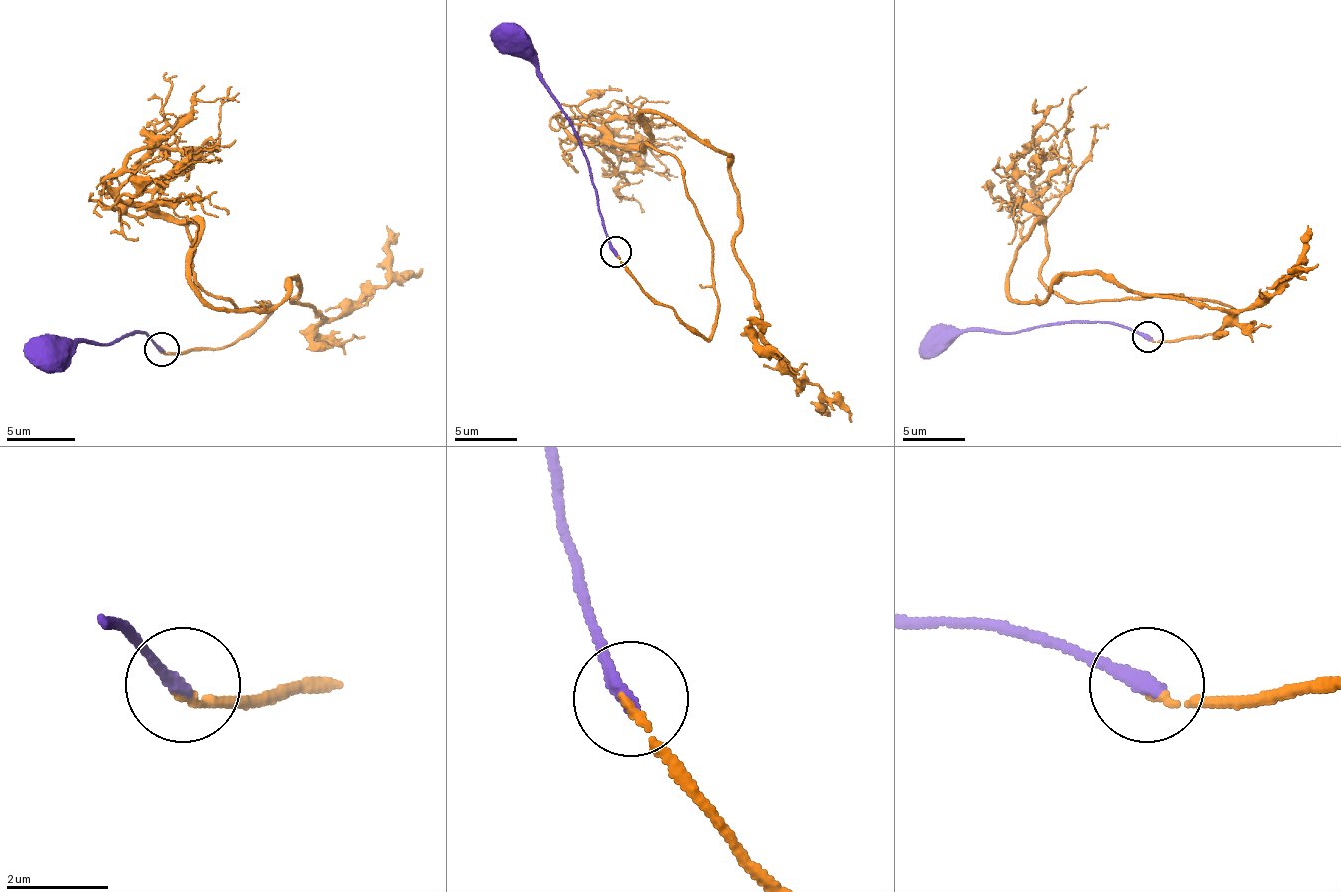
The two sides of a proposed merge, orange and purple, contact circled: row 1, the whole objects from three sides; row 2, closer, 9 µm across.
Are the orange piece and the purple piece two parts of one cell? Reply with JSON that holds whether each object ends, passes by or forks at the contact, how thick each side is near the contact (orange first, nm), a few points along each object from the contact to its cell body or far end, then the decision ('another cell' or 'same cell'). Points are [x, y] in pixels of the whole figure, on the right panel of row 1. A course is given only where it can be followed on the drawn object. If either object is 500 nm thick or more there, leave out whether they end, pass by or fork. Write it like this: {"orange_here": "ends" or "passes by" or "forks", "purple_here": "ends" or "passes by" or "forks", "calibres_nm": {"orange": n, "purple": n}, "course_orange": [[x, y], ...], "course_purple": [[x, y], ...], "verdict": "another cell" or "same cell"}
{"orange_here": "ends", "purple_here": "ends", "calibres_nm": {"orange": 130, "purple": 280}, "course_orange": [[1147, 339], [1234, 311], [1059, 299], [1038, 224], [1016, 302], [1109, 274], [1209, 308], [1255, 308], [1308, 224]], "course_purple": [[1147, 336], [1115, 324], [1056, 324], [1028, 327], [1019, 333], [954, 330], [944, 339], [926, 342]], "verdict": "same cell"}

